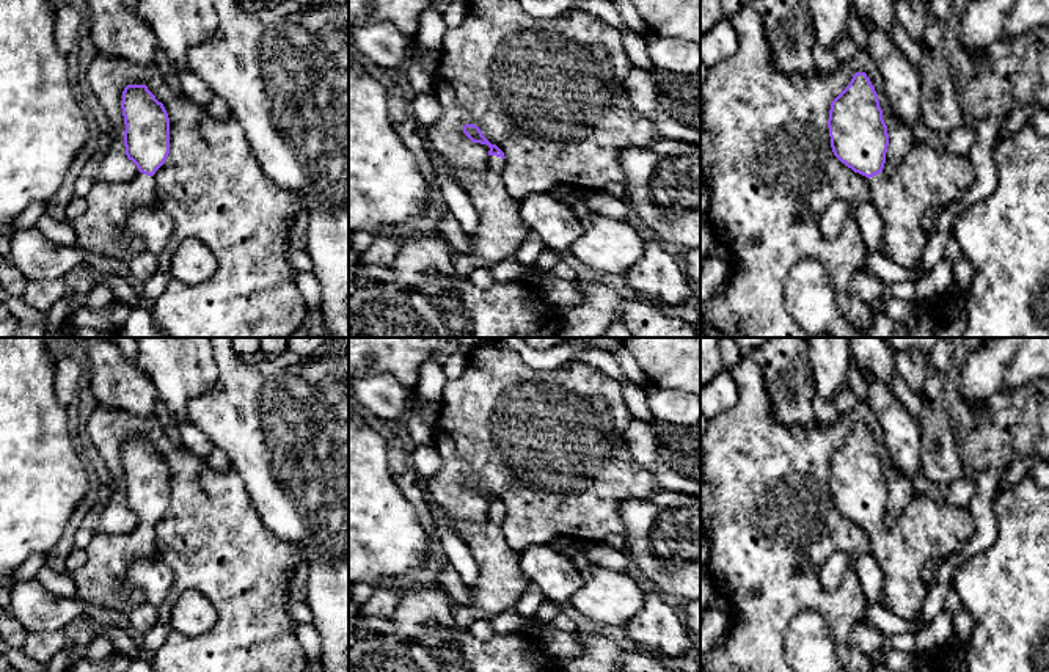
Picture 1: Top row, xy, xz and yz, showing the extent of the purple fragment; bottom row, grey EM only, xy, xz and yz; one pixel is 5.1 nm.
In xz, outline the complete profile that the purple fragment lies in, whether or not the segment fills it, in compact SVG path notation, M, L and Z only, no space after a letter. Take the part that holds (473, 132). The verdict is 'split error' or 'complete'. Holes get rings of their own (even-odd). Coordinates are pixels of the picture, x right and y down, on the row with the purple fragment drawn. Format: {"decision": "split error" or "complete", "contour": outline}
{"decision": "split error", "contour": "M465 124L463 133L473 141L490 148L487 168L473 171L451 166L451 176L470 196L477 217L477 231L470 236L468 251L452 251L449 272L468 279L476 268L490 268L493 264L517 253L529 234L528 225L520 217L520 201L509 195L503 171L504 152L492 144L474 124Z"}

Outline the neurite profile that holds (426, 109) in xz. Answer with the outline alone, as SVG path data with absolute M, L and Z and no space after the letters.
M419 93L411 102L413 118L422 132L441 119L441 107L433 93Z

